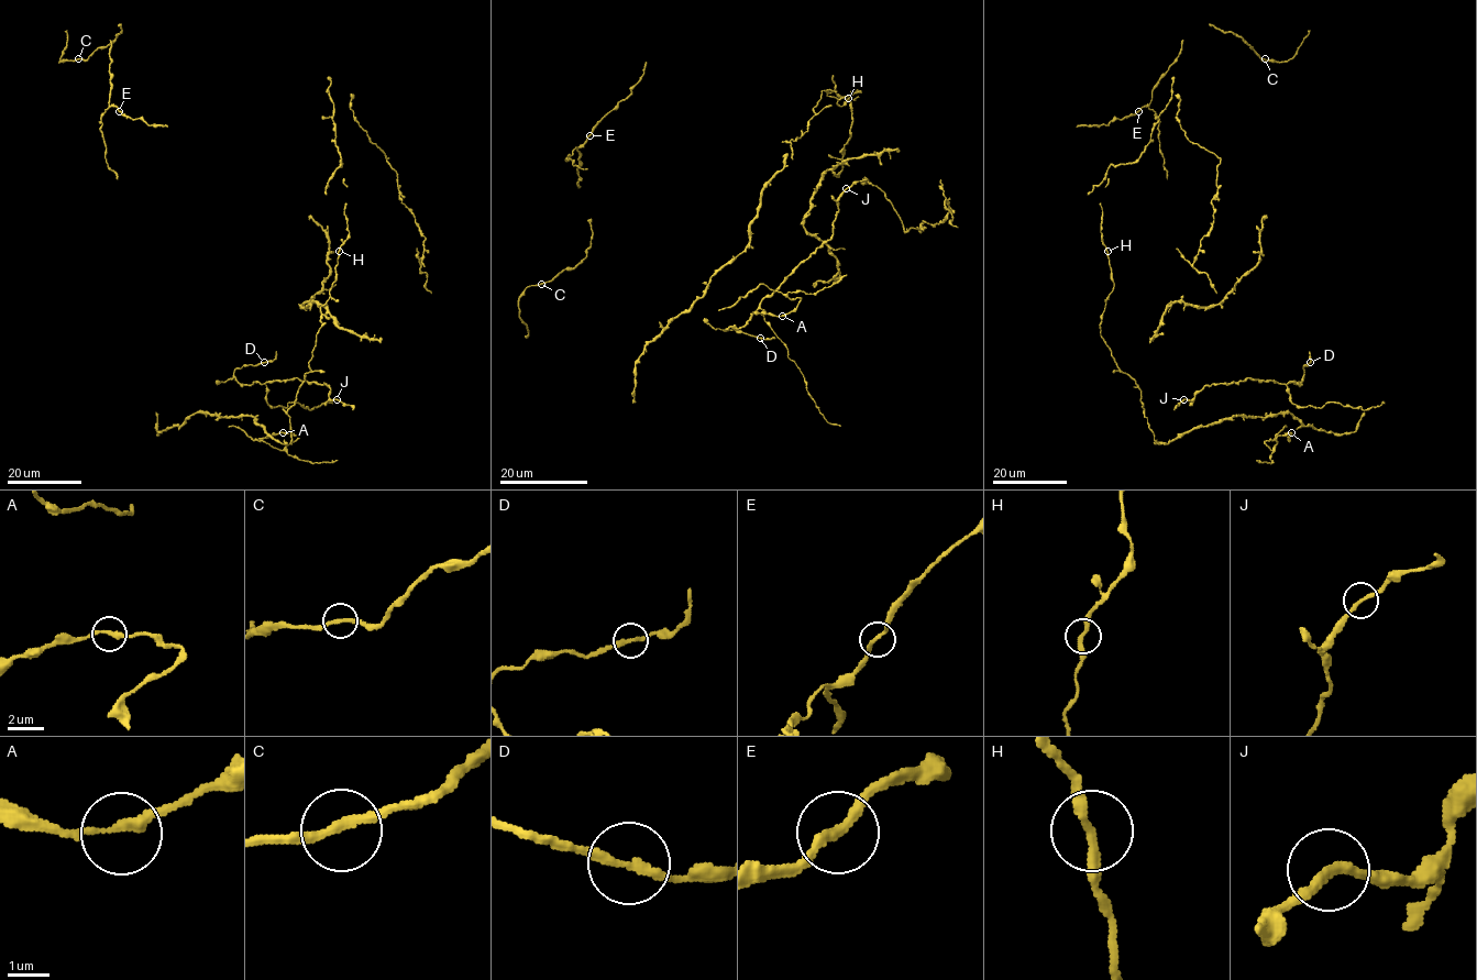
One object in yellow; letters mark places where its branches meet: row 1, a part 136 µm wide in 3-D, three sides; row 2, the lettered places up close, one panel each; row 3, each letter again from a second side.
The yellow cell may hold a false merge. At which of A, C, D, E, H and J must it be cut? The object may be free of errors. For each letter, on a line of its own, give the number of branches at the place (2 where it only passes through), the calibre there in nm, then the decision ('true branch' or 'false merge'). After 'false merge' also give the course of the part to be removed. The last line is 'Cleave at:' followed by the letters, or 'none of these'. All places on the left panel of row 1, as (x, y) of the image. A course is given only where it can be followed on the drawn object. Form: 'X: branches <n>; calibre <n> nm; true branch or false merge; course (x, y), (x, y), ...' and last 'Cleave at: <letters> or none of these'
A: branches 2; calibre 240 nm; true branch
C: branches 2; calibre 240 nm; true branch
D: branches 2; calibre 240 nm; true branch
E: branches 2; calibre 240 nm; true branch
H: branches 2; calibre 240 nm; true branch
J: branches 2; calibre 240 nm; true branch
Cleave at: none of these

